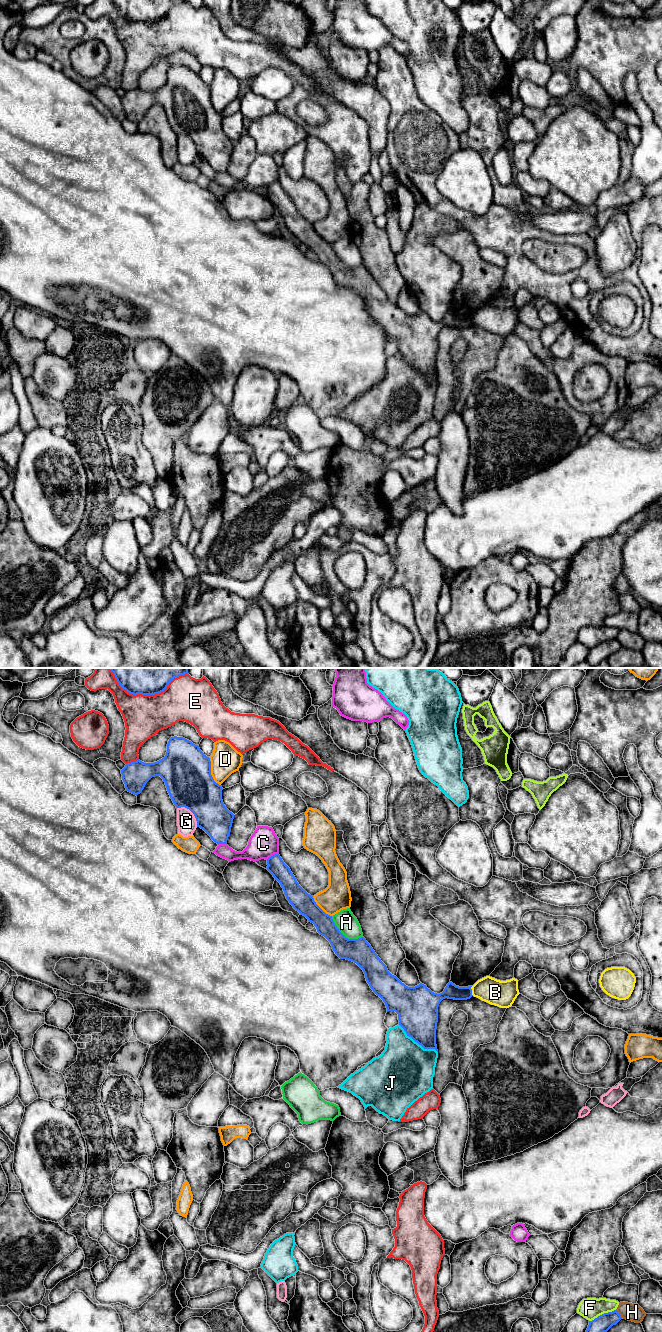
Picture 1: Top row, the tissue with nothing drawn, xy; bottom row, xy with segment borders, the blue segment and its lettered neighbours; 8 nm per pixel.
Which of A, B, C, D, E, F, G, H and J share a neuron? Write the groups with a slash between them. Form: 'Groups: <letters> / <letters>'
Groups: A / B / C / D / E / F / G / H / J

